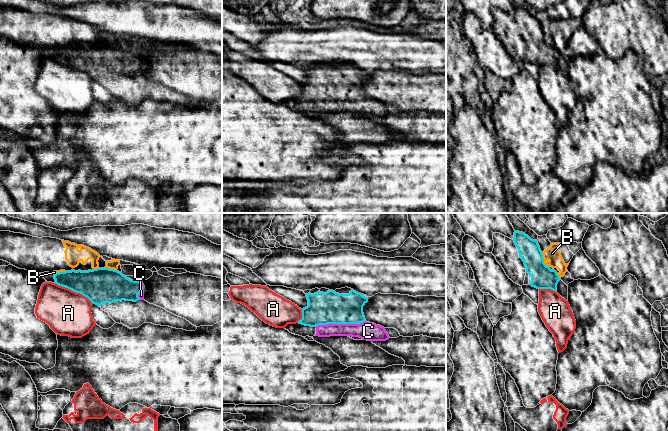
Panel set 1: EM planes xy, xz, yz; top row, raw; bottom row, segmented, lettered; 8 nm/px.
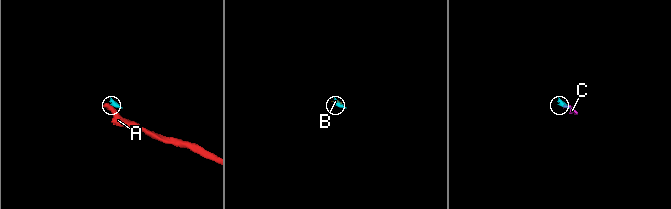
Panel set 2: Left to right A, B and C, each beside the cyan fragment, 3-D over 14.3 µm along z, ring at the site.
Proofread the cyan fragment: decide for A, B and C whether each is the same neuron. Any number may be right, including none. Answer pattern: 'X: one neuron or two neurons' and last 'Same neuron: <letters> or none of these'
A: two neurons
B: two neurons
C: one neuron
Same neuron: C

